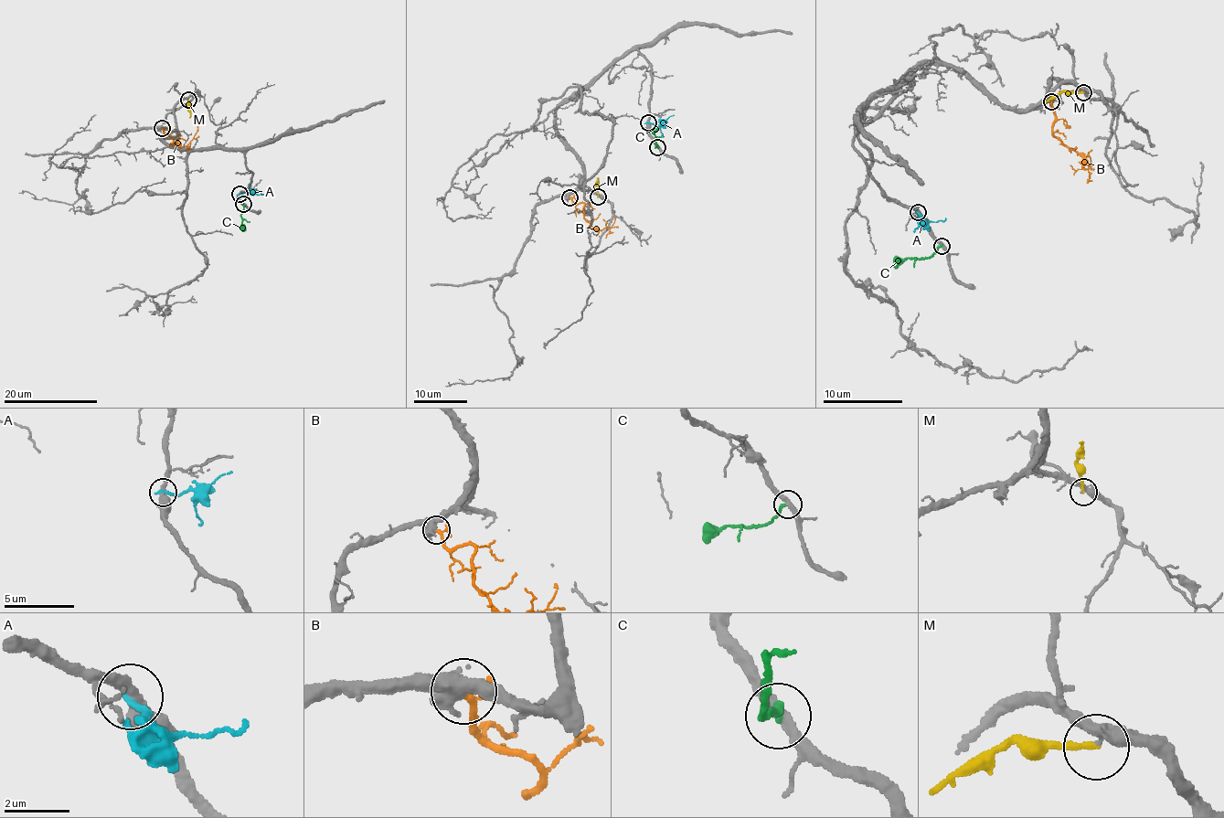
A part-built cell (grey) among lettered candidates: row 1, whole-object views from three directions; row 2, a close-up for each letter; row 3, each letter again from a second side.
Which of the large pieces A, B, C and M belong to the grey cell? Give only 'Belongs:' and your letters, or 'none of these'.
Belongs: none of these

